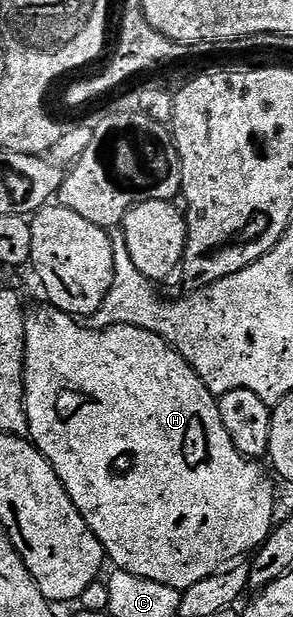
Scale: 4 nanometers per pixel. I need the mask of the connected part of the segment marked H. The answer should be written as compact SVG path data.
M52 305L44 306L38 311L30 310L25 316L23 378L25 416L29 426L27 435L33 446L39 449L39 453L43 453L43 457L47 457L55 469L75 509L79 509L83 521L87 521L91 533L99 537L108 562L114 563L112 566L118 571L126 571L147 581L159 581L159 585L167 585L184 593L191 585L203 581L203 577L211 577L222 567L244 560L250 553L256 552L275 526L273 510L277 507L277 499L273 496L274 480L264 466L260 467L260 462L246 459L239 453L239 449L235 449L235 441L231 441L231 433L227 433L227 425L223 425L223 417L219 413L218 396L213 395L207 385L203 385L199 373L195 373L195 369L191 369L185 358L163 337L147 329L139 329L135 325L115 325L100 329L92 325L80 327L77 324L80 322L66 311L60 311Z

